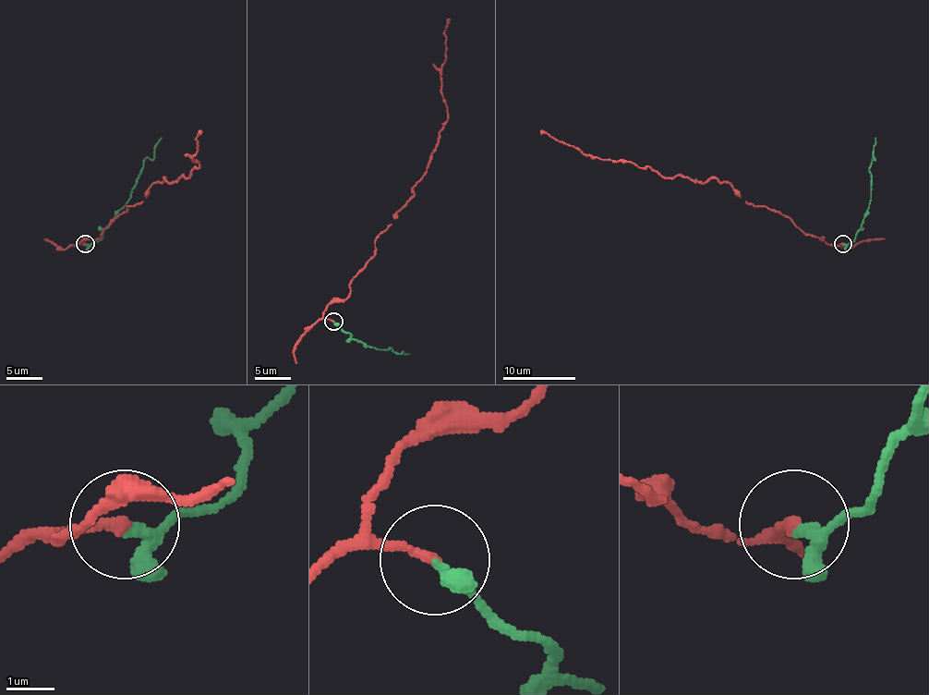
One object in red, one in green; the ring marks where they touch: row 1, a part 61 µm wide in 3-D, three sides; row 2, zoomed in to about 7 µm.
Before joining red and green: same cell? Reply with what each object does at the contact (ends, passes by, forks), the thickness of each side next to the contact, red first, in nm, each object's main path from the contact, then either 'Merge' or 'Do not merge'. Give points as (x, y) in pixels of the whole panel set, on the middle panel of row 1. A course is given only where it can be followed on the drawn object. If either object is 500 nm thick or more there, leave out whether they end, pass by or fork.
At the ring red ends. At the ring green passes by. Thickness 200 nm (red) against 200 nm. Course of red: (332, 321), (323, 310), (347, 297), (447, 119), (449, 19). Course of green: (332, 321), (351, 337), (376, 349), (389, 347), (400, 353), (409, 353). Do not merge

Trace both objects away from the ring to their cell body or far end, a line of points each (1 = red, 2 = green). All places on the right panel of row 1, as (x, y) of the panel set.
1: (842, 244), (831, 246), (775, 210), (750, 204), (728, 182), (695, 182), (648, 166), (603, 161), (541, 129)
2: (842, 244), (855, 238), (871, 201), (869, 167), (874, 159), (874, 137)

